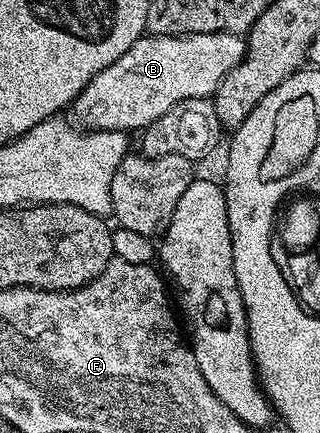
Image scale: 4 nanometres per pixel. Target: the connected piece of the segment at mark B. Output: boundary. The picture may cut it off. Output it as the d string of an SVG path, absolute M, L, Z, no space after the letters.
M201 33L183 37L144 35L139 41L132 43L132 47L128 47L128 51L124 51L124 55L116 59L116 63L104 67L104 71L96 74L84 87L84 91L80 91L72 106L75 117L73 120L87 131L99 129L129 134L130 129L144 130L152 123L156 123L156 119L160 119L164 111L176 107L176 103L184 99L213 98L224 75L228 75L232 67L240 64L245 55L246 42L237 33Z

